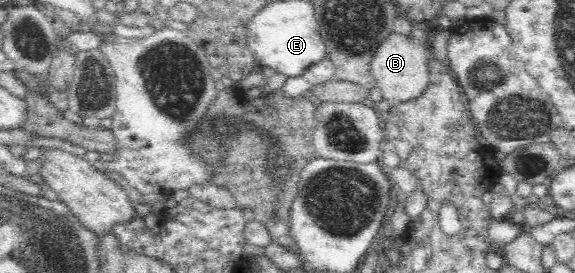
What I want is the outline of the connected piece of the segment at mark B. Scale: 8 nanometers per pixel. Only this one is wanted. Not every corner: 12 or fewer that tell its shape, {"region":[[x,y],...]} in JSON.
{"region":[[392,33],[370,62],[382,98],[413,101],[429,85],[420,34]]}

